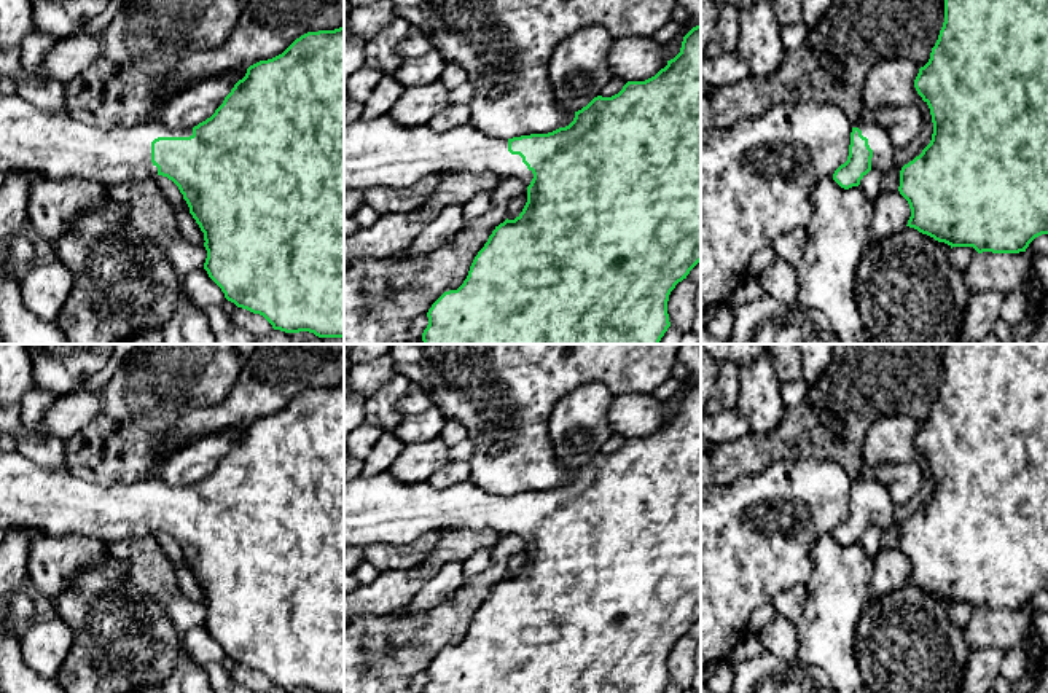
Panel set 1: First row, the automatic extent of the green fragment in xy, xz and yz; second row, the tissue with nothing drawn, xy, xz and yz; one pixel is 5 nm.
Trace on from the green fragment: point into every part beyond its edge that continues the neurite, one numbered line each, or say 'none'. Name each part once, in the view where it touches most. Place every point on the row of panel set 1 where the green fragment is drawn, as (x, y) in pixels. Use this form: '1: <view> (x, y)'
1: xy (59, 147)

